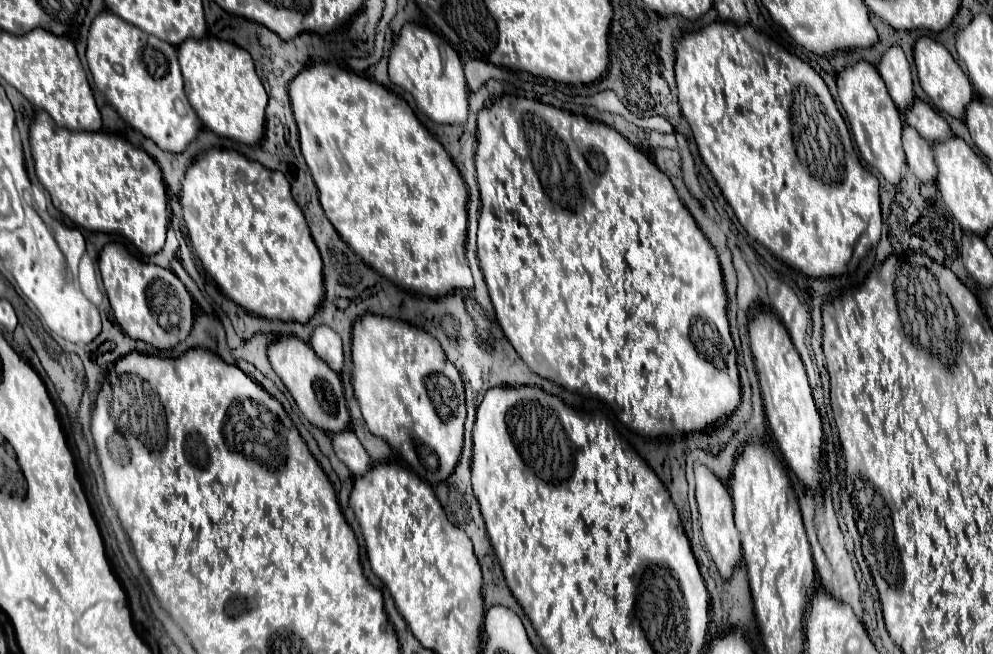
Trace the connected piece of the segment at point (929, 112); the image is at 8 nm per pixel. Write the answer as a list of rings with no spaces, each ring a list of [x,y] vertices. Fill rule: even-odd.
[[[916,99],[912,103],[912,107],[904,113],[904,121],[908,125],[912,125],[930,143],[938,143],[938,141],[948,139],[952,135],[946,119],[920,99]]]

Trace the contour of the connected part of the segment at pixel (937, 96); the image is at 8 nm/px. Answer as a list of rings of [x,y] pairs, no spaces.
[[[920,37],[916,41],[916,47],[914,47],[914,63],[916,63],[920,87],[930,97],[934,107],[952,115],[952,117],[956,117],[956,119],[962,119],[968,103],[972,101],[972,87],[970,87],[968,77],[960,69],[960,65],[948,53],[948,49],[942,47],[940,43],[936,43],[930,37]]]

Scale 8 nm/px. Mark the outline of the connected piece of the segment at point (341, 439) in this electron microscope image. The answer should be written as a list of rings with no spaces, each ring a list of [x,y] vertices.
[[[350,429],[334,433],[332,445],[338,459],[352,471],[354,477],[364,475],[370,469],[370,457],[366,455],[366,449]]]

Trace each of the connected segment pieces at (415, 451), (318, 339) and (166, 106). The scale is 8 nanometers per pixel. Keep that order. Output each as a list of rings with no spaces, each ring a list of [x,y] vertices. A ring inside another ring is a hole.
[[[366,313],[354,323],[352,331],[352,385],[364,421],[370,431],[382,437],[394,451],[398,451],[410,469],[426,483],[438,485],[448,479],[462,453],[462,433],[466,419],[464,387],[456,367],[446,359],[440,343],[424,329],[388,319],[382,315]]]
[[[326,325],[316,327],[312,333],[312,339],[310,339],[310,345],[326,365],[330,365],[336,373],[342,371],[342,365],[344,365],[342,339],[334,329],[330,329]]]
[[[102,11],[90,27],[88,33],[88,49],[86,49],[86,61],[88,69],[94,77],[96,87],[106,95],[108,103],[114,105],[118,115],[136,131],[140,131],[144,137],[152,139],[160,149],[170,153],[182,153],[200,131],[200,119],[192,111],[186,93],[184,93],[184,81],[180,75],[180,65],[176,59],[176,47],[170,43],[148,35],[140,31],[138,27],[132,27],[124,19],[118,19],[118,15],[110,11]]]

